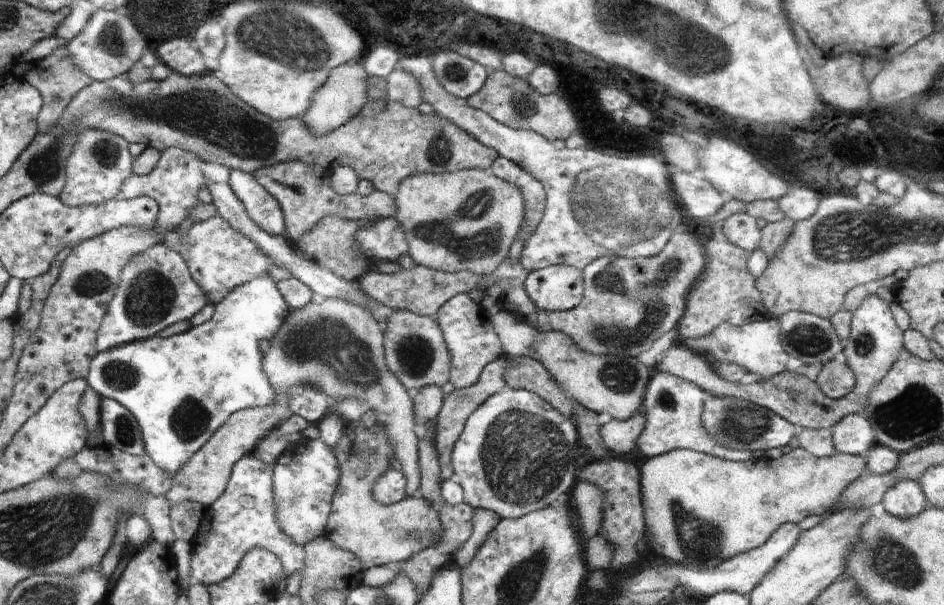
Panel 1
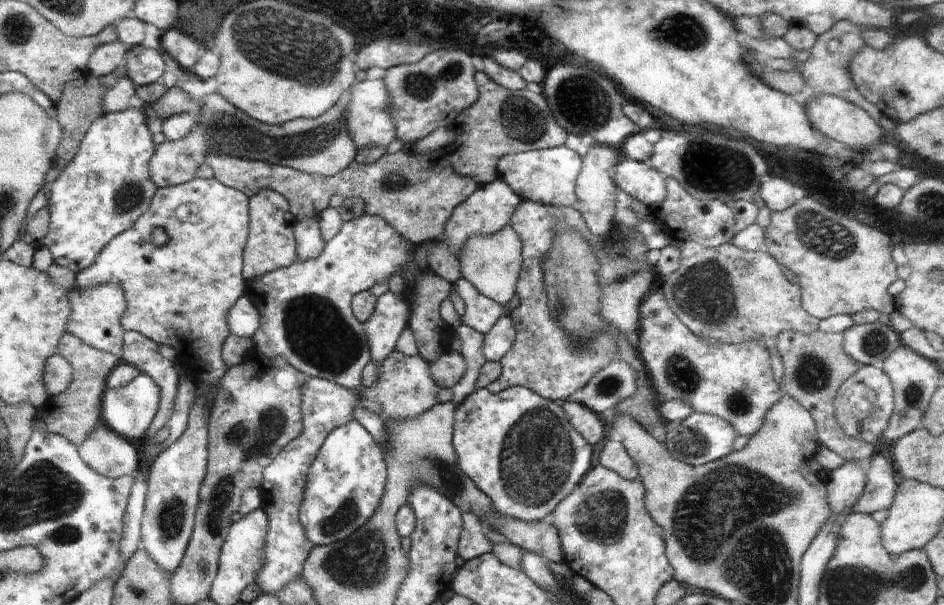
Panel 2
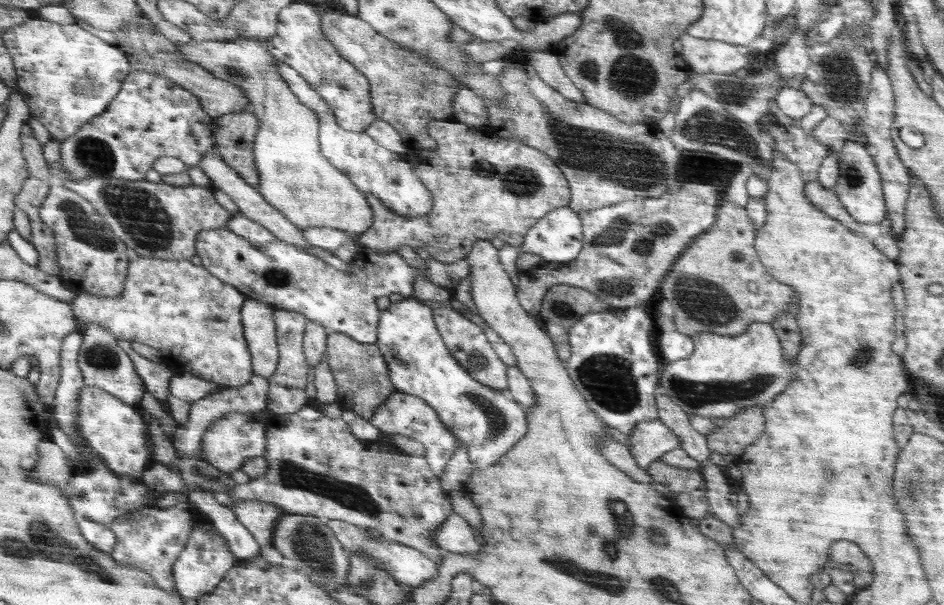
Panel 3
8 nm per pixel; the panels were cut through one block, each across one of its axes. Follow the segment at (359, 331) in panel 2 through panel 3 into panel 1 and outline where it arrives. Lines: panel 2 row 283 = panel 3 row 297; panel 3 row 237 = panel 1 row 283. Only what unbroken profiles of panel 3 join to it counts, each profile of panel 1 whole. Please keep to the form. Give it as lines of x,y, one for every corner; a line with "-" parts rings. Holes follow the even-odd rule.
222,215
206,222
195,222
186,234
180,230
168,232
164,243
178,250
187,259
196,282
207,290
209,302
216,306
224,302
232,290
239,289
254,278
272,279
270,270
276,266
276,260
263,247
237,231

